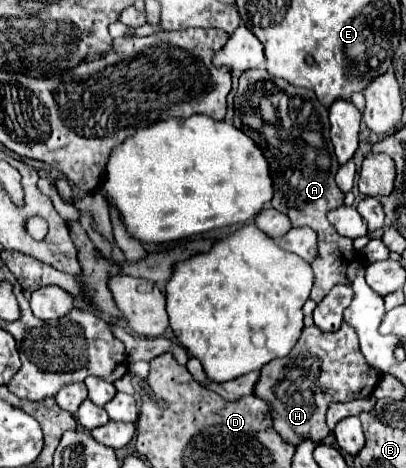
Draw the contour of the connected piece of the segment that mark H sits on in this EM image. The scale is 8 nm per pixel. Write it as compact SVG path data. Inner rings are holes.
M343 323L335 333L321 333L313 325L303 329L291 355L273 359L261 369L253 393L263 401L269 401L275 431L297 447L305 439L321 443L329 435L325 411L331 401L353 401L359 399L361 393L373 393L379 377L381 371L365 361L357 335L349 325Z

